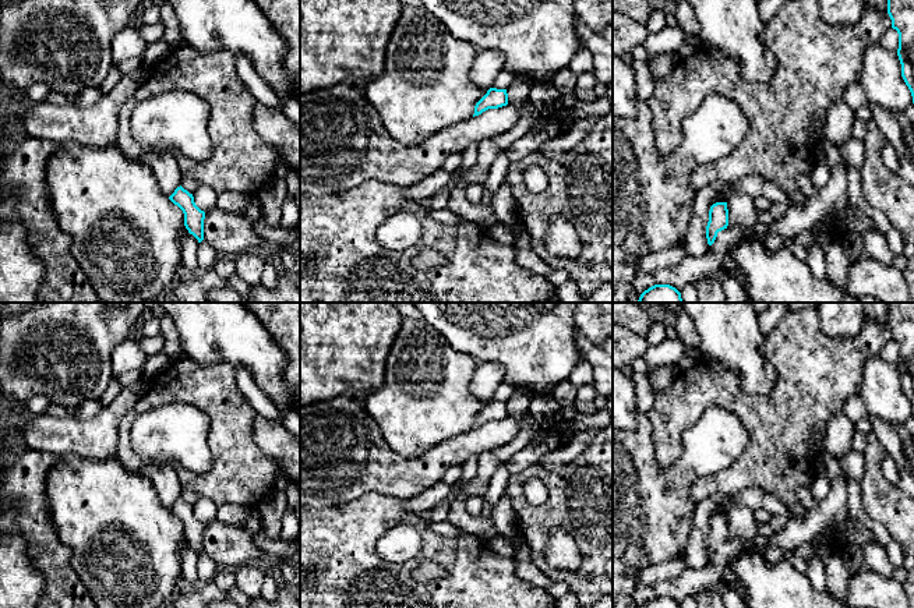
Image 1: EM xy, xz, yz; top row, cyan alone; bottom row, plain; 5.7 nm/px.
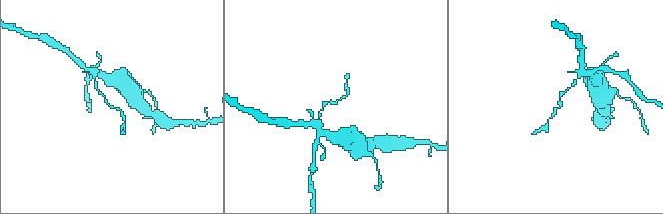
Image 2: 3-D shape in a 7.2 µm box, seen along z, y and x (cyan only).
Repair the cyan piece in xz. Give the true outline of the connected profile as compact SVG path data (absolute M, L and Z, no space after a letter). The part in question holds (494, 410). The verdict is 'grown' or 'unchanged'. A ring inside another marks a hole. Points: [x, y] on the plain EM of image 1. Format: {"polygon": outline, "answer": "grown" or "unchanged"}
{"polygon": "M490 400L487 406L476 416L474 428L481 427L488 421L498 421L508 417L507 402Z", "answer": "unchanged"}

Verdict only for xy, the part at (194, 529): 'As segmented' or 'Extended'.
As segmented

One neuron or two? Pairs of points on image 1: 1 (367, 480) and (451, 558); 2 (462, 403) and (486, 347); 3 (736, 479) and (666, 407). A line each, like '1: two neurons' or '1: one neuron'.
1: two neurons
2: two neurons
3: one neuron

